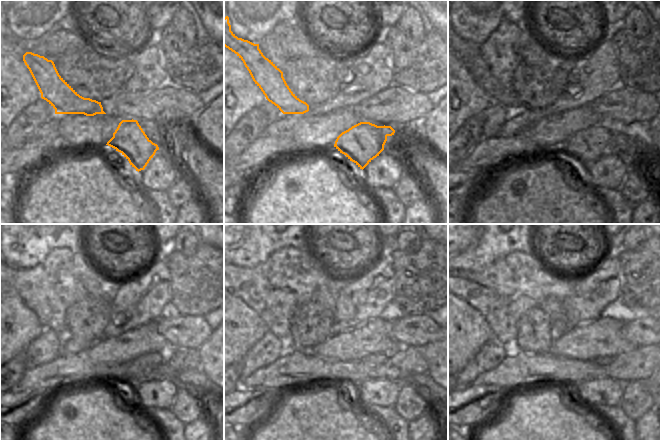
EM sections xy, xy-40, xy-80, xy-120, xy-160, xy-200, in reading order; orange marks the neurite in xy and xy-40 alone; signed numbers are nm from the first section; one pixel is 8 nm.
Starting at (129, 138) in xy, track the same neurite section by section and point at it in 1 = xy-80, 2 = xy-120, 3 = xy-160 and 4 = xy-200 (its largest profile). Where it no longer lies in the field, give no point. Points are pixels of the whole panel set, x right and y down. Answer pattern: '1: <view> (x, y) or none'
1: xy-80 (587, 145)
2: xy-120 (153, 366)
3: xy-160 (373, 359)
4: xy-200 (620, 356)

